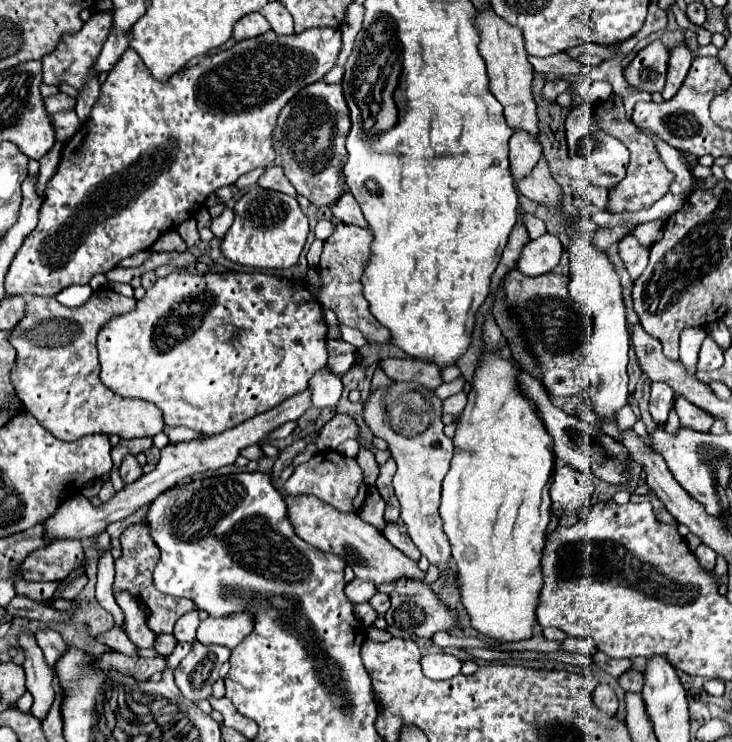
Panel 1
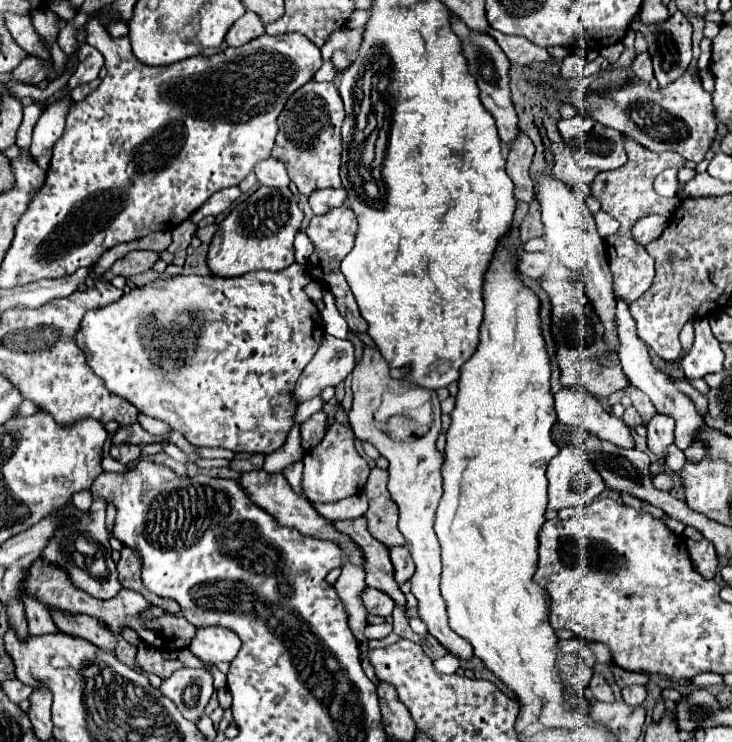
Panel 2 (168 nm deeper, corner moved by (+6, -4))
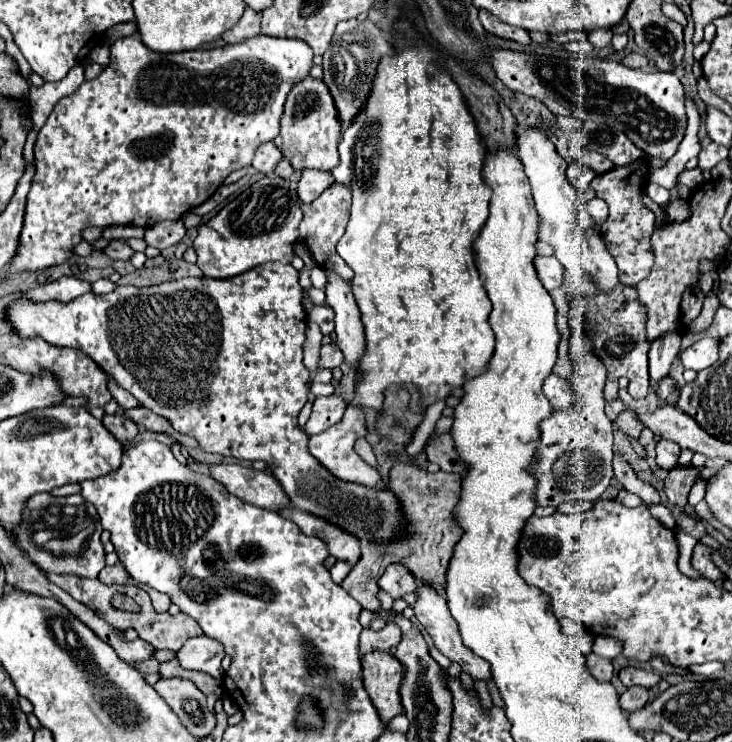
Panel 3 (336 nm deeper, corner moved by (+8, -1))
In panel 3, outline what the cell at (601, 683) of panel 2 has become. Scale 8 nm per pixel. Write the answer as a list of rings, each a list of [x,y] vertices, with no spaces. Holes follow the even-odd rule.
[[[595,653],[587,655],[587,667],[591,671],[591,675],[603,683],[609,683],[611,677],[613,677],[613,667],[611,667],[611,661],[605,659],[605,657],[599,657]]]

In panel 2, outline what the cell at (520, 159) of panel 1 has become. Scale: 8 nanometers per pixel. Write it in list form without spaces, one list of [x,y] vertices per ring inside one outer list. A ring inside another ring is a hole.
[[[449,12],[449,20],[451,20],[451,28],[457,34],[459,42],[461,42],[461,54],[467,58],[469,64],[469,74],[475,76],[475,82],[479,86],[479,98],[483,102],[483,106],[487,108],[487,112],[493,114],[495,122],[497,122],[497,130],[499,130],[499,138],[503,144],[511,144],[517,136],[517,114],[513,110],[511,98],[509,98],[509,58],[505,56],[505,52],[499,48],[499,44],[483,32],[471,32],[471,28],[467,28],[463,24],[463,20],[459,16],[455,16],[453,12]]]

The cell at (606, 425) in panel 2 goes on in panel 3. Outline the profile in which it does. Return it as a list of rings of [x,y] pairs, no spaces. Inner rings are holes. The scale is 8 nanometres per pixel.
[[[557,375],[547,377],[547,381],[543,385],[543,393],[547,395],[547,399],[551,401],[555,411],[565,411],[571,405],[575,405],[575,391],[573,391],[569,379],[561,379]]]

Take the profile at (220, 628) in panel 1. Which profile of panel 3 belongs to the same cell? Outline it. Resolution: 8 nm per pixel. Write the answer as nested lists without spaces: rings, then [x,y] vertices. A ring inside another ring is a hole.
[[[207,635],[187,639],[185,645],[177,651],[177,659],[185,669],[205,671],[217,679],[223,677],[223,667],[221,667],[223,657],[225,657],[223,645]]]

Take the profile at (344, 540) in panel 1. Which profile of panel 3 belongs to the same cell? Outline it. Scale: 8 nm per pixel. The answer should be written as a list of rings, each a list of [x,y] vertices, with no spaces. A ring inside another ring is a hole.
[[[213,465],[211,467],[211,475],[215,479],[219,479],[219,483],[223,483],[231,495],[239,497],[245,503],[251,503],[255,507],[261,509],[269,509],[269,511],[277,511],[277,509],[291,509],[291,499],[287,497],[287,493],[281,489],[281,483],[267,471],[255,471],[249,467],[241,467],[241,465]]]

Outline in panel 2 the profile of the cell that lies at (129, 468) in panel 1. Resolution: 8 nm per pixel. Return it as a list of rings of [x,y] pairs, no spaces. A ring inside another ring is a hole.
[[[113,444],[111,450],[109,450],[109,454],[115,460],[119,460],[121,464],[129,466],[129,464],[133,464],[141,456],[141,446],[135,446],[135,444],[119,444],[119,446],[115,446]]]

